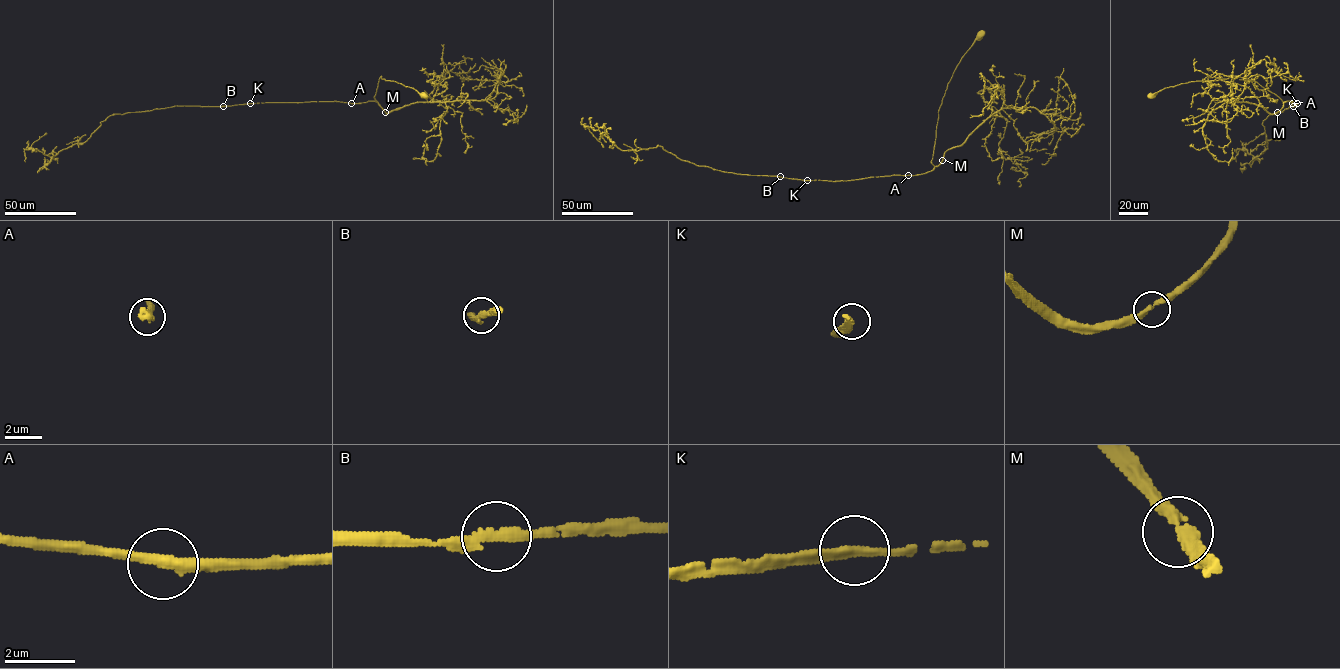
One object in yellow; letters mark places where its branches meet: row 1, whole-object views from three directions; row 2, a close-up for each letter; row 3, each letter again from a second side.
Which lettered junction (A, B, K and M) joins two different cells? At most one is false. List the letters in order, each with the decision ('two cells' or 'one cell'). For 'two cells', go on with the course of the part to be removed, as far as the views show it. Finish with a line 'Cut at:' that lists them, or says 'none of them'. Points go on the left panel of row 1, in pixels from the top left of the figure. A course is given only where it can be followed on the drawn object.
A: one cell
B: one cell
K: one cell
M: one cell
Cut at: none of them

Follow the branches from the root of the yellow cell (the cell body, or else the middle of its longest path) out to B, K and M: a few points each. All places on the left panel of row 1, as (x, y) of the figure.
B: (423, 96), (413, 88), (381, 76), (374, 97), (378, 102), (265, 102), (223, 106)
K: (423, 96), (413, 88), (381, 76), (374, 97), (378, 102), (250, 103)
M: (423, 96), (413, 88), (381, 76), (374, 98), (385, 112)

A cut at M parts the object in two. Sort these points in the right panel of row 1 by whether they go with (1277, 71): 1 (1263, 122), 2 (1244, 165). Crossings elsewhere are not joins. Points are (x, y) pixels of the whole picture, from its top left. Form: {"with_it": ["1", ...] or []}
{"with_it": []}

